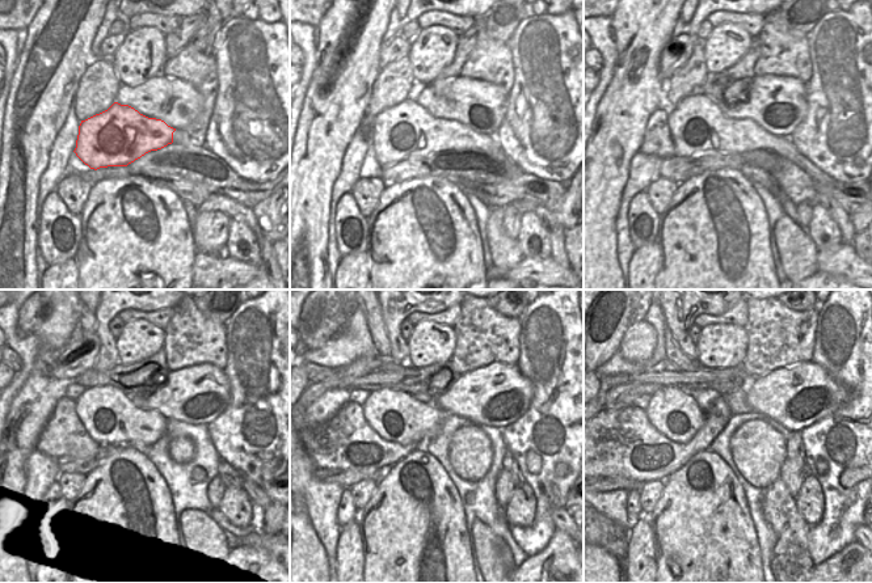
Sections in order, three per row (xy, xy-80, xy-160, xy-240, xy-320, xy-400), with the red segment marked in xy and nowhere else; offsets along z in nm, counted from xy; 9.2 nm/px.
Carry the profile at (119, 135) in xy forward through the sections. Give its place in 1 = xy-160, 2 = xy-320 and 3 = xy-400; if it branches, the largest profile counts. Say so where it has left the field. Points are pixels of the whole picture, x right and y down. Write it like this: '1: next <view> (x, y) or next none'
1: next xy-160 (696, 123)
2: next xy-320 (397, 417)
3: next xy-400 (674, 413)

